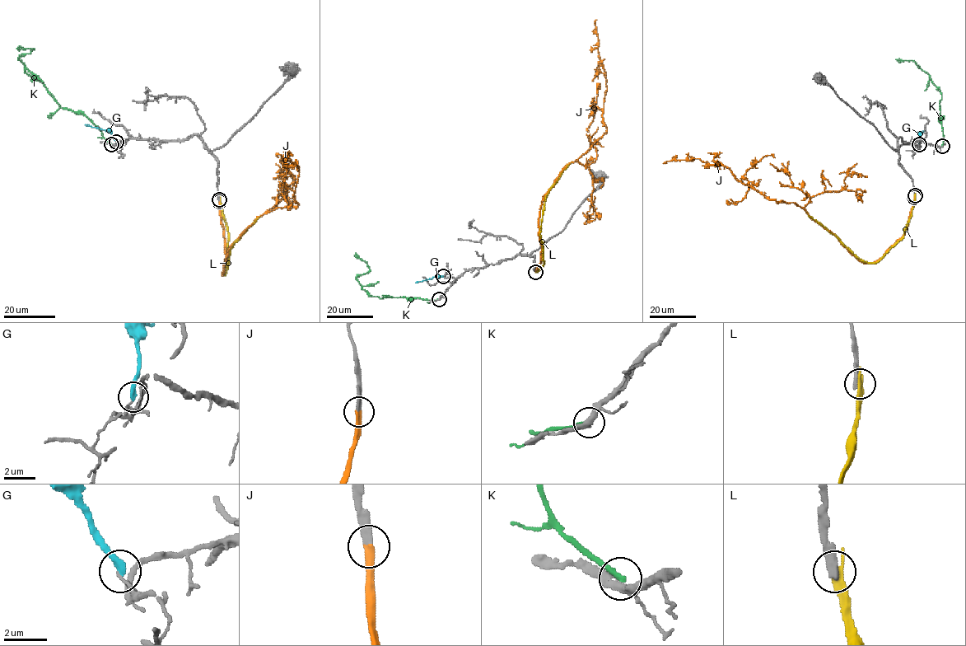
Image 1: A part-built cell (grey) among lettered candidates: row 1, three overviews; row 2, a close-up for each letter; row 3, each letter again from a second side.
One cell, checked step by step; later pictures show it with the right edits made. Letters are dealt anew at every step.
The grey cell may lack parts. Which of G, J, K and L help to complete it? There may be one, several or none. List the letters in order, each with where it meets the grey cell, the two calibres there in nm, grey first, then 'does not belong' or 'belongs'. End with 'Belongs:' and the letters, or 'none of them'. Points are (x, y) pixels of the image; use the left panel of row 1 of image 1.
G: contact (116, 142); calibres 130 and 320 nm; does not belong
J: contact (219, 201); calibres 300 and 320 nm; belongs
K: contact (111, 144); calibres 360 and 240 nm; does not belong
L: contact (219, 199); calibres 320 and 380 nm; does not belong
Belongs: J

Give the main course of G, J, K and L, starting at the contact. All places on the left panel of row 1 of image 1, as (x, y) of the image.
G: (116, 142), (106, 131), (84, 124)
J: (219, 201), (222, 275), (228, 248), (258, 217), (298, 204), (293, 196), (297, 162), (289, 157), (287, 163)
K: (111, 144), (85, 116), (62, 108), (42, 82), (25, 72), (25, 65), (19, 59), (34, 49), (17, 47)
L: (219, 199), (227, 228), (224, 274), (230, 250), (260, 217)

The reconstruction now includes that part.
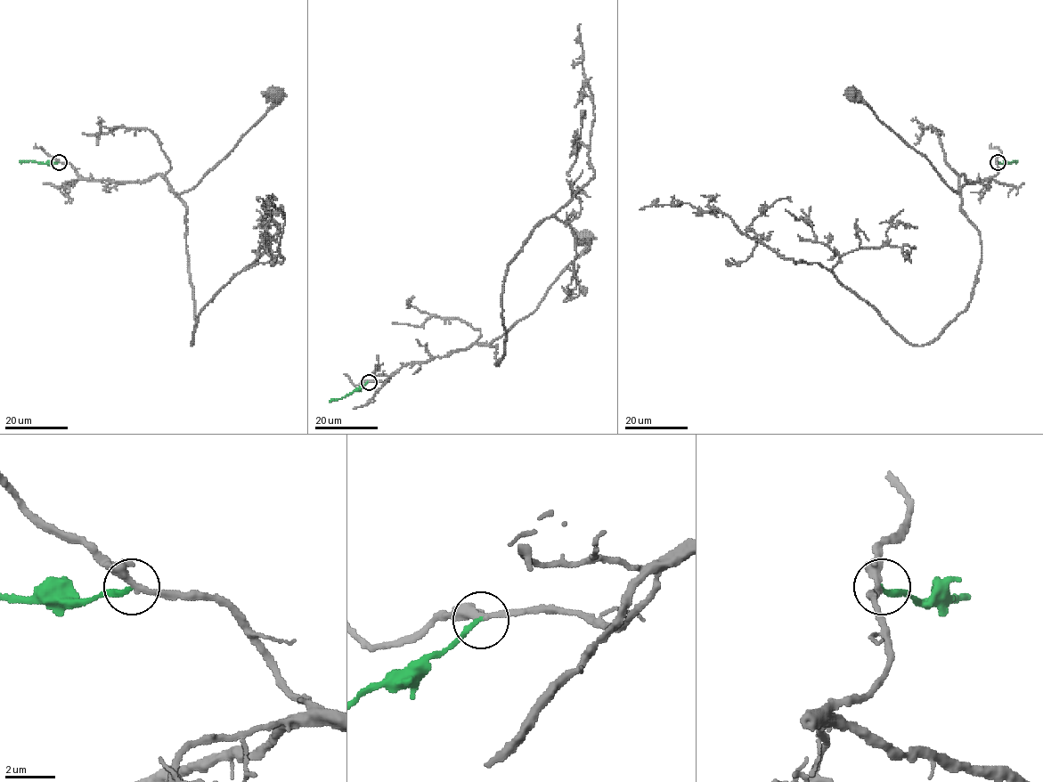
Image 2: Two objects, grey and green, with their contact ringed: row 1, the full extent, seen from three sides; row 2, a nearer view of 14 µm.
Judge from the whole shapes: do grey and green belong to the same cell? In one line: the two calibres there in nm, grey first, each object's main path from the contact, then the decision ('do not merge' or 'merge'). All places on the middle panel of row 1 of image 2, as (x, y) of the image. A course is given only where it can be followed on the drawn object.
280/190 nm | grey via (368, 381), (386, 383), (402, 367), (501, 337), (538, 307), (587, 246), (588, 236) | green via (368, 382), (343, 397), (329, 402) | do not merge

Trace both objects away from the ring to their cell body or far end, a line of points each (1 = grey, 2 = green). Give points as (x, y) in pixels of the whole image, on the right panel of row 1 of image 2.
1: (997, 161), (998, 172), (982, 181), (967, 182), (962, 175), (958, 194), (923, 155), (851, 93)
2: (998, 161), (1017, 161)

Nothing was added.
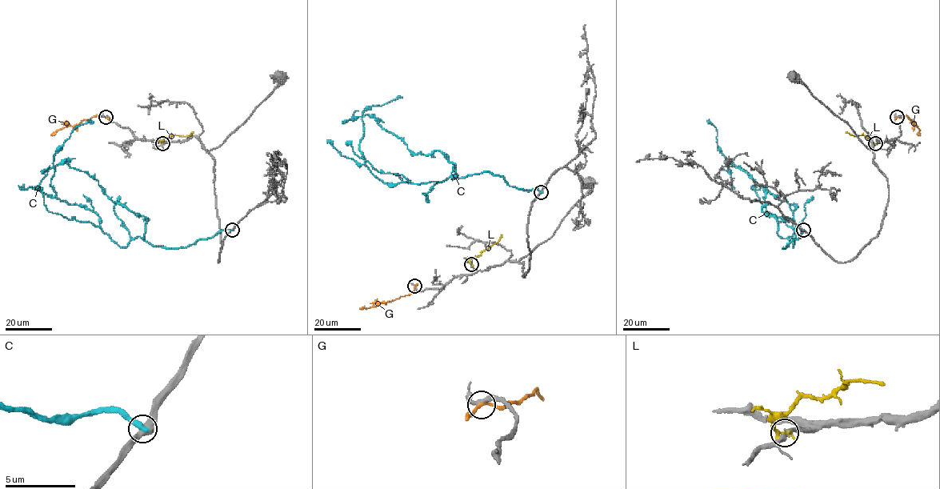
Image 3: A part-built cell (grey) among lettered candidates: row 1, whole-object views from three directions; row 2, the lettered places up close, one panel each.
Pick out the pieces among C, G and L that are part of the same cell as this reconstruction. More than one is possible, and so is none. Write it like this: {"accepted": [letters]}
{"accepted": []}

